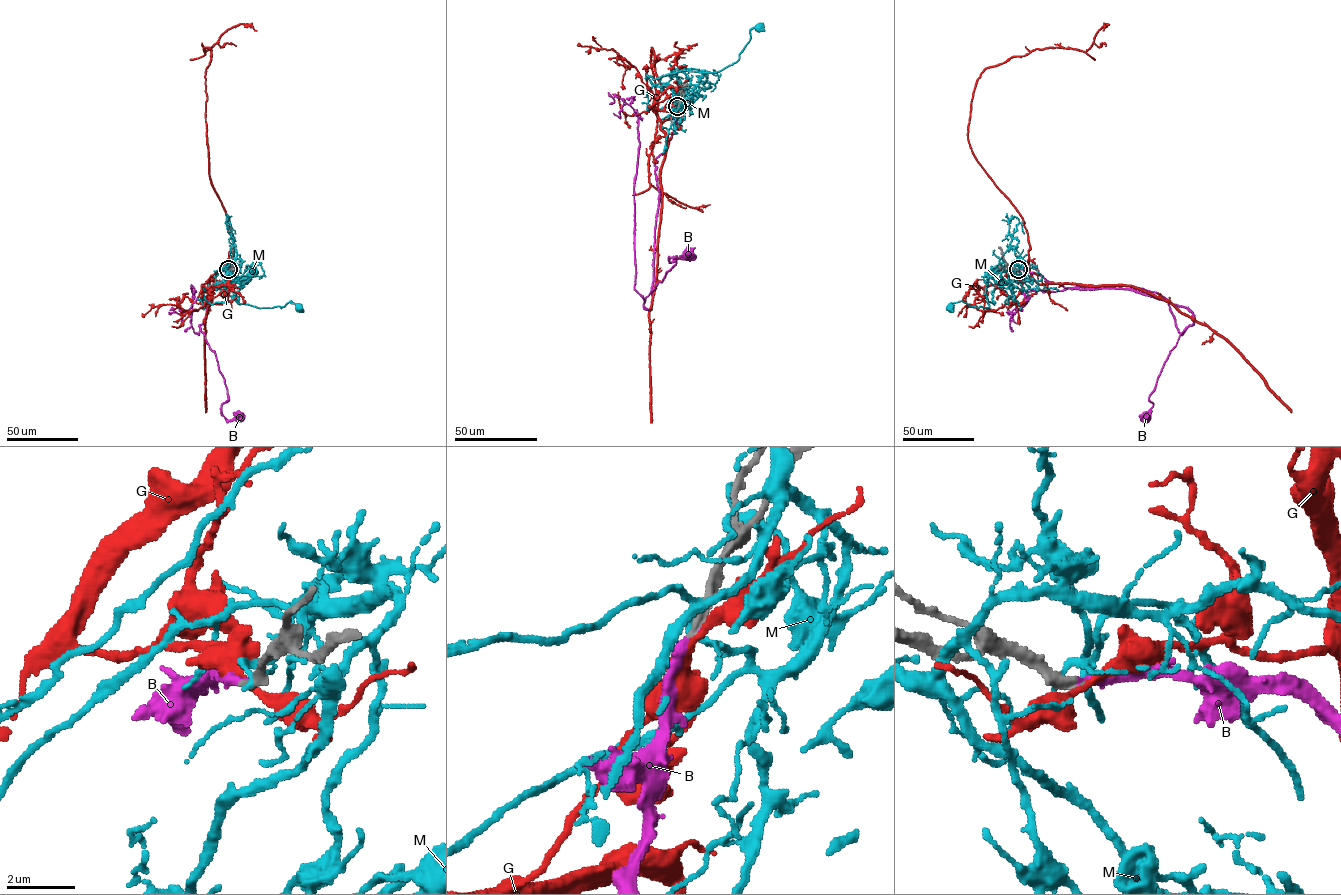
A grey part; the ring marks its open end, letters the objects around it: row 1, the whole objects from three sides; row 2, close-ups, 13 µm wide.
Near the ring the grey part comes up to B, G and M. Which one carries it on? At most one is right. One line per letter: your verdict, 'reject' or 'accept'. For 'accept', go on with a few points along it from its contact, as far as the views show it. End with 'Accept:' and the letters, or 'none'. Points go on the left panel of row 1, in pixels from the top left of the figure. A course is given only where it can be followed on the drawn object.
B: accept; it runs (228, 270), (210, 286), (199, 326), (227, 389), (222, 415), (231, 420), (238, 416)
G: reject
M: reject
Accept: B

